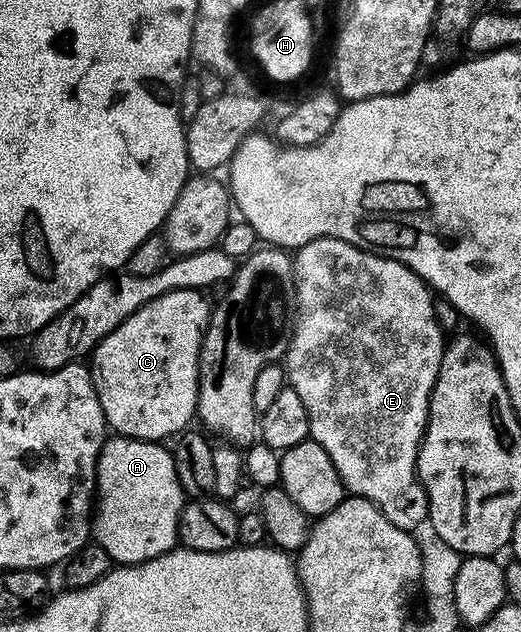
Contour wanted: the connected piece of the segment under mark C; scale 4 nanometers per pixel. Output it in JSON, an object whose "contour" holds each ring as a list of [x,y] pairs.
{"contour":[[[188,289],[164,293],[160,297],[148,301],[140,309],[136,309],[136,313],[132,313],[132,317],[128,317],[119,327],[112,329],[112,333],[108,333],[108,337],[101,339],[97,347],[94,348],[88,359],[90,380],[94,382],[96,397],[100,401],[100,409],[104,409],[106,426],[111,432],[125,435],[127,439],[166,441],[166,438],[169,440],[171,437],[177,436],[195,422],[198,409],[198,358],[202,352],[202,337],[206,333],[206,326],[210,324],[212,310],[211,300],[206,300],[204,296],[202,291],[189,291]]]}

